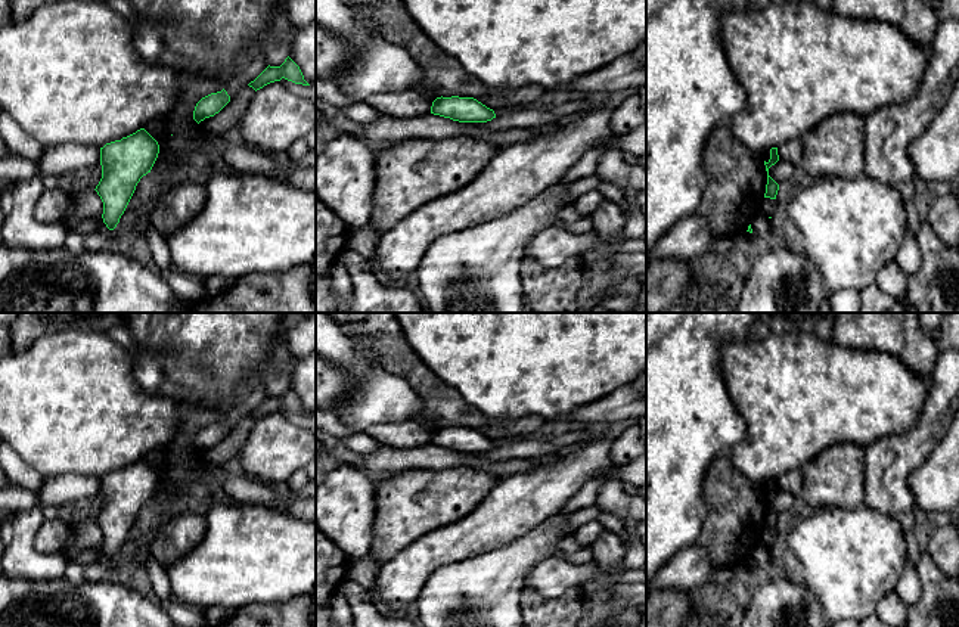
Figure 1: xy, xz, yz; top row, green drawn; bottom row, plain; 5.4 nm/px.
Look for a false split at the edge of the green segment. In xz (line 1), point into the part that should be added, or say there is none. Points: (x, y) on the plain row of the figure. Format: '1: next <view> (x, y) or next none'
1: next none

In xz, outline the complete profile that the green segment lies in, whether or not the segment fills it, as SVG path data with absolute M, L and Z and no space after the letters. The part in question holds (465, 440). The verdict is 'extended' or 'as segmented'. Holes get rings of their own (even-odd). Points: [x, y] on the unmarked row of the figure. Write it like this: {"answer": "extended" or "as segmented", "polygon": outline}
{"answer": "as segmented", "polygon": "M437 428L432 432L431 444L450 448L459 453L487 453L496 448L493 440L474 428Z"}

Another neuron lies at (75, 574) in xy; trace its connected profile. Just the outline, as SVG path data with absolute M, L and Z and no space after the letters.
M69 561L66 572L65 572L65 578L71 584L74 586L83 584L89 577L90 577L90 572L86 568L75 564L74 561Z

